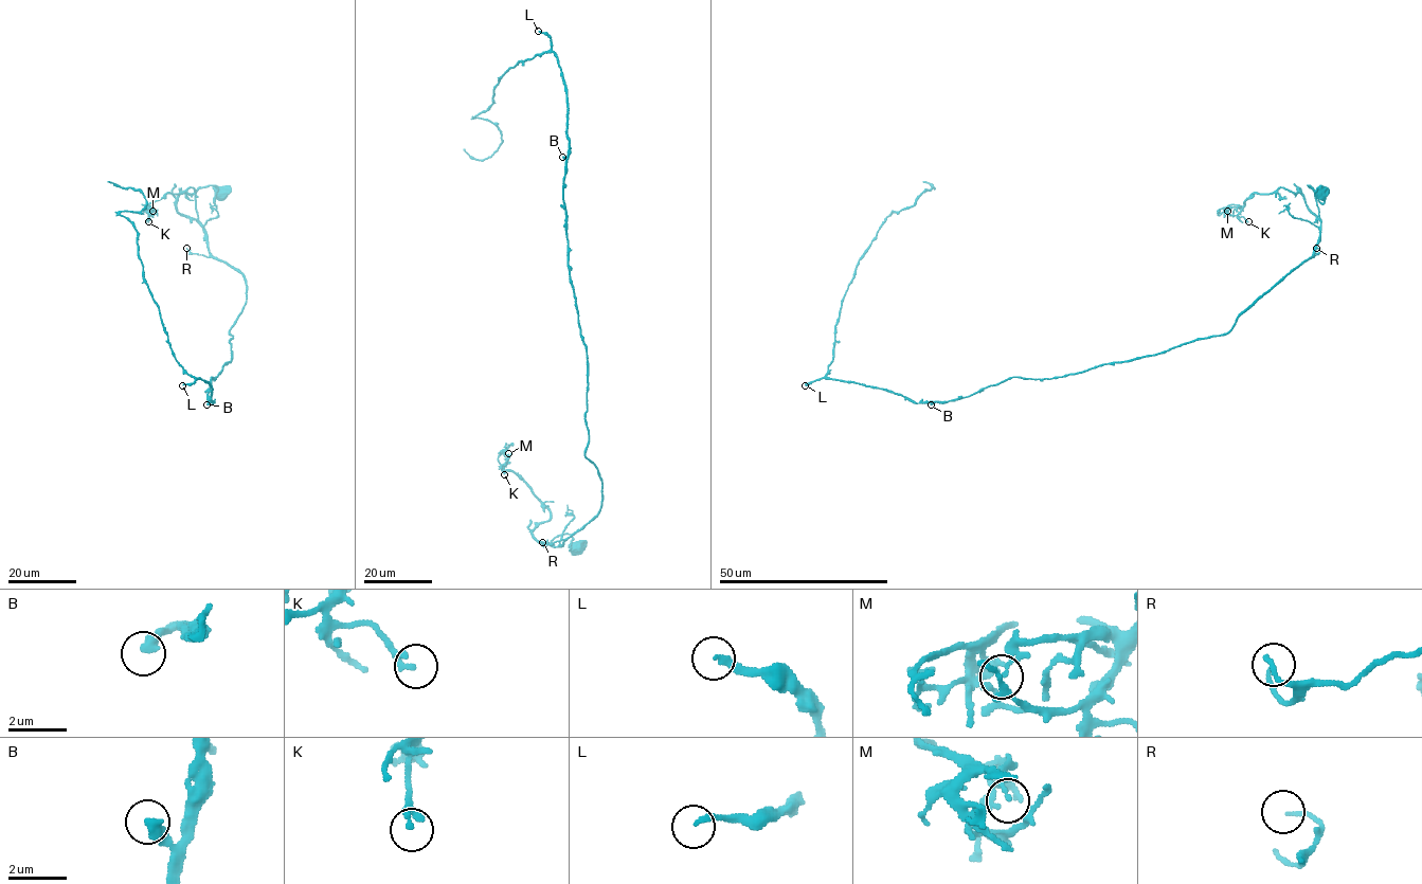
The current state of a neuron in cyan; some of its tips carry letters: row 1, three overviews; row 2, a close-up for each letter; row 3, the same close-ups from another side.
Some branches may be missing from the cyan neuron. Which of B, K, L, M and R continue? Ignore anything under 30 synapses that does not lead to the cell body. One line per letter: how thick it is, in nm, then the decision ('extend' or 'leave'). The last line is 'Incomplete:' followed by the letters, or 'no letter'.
B: 420 nm | leave
K: 140 nm | leave
L: 200 nm | extend
M: 120 nm | leave
R: 120 nm | leave
Incomplete: L

